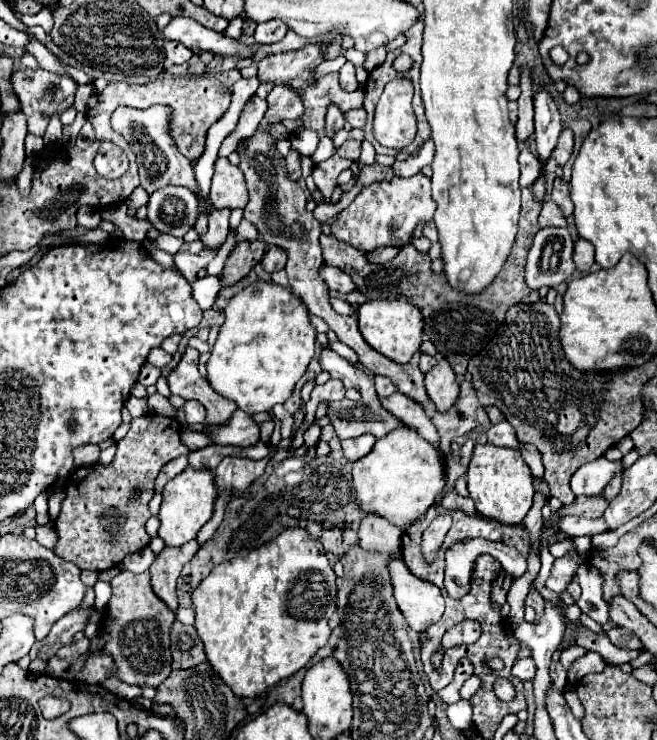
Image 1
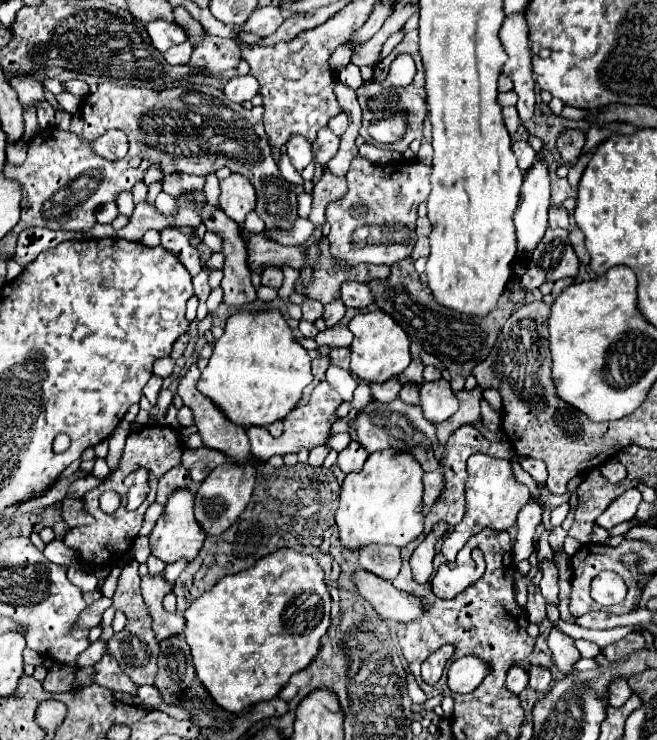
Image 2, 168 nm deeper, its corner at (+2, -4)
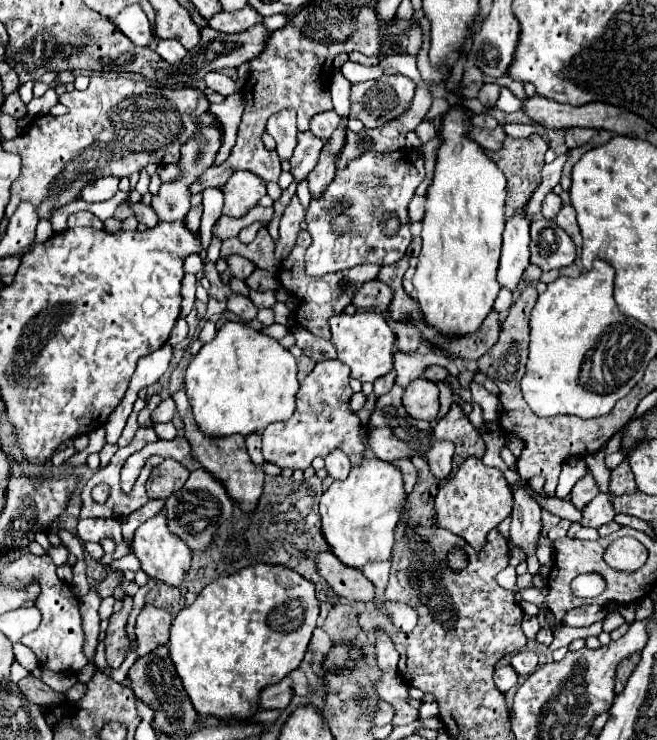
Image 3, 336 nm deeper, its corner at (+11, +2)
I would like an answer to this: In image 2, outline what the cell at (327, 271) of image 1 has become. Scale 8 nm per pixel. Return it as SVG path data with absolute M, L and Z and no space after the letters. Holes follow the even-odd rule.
M345 282L341 284L341 300L347 308L365 308L367 304L373 302L373 296L369 292L369 288L361 282Z

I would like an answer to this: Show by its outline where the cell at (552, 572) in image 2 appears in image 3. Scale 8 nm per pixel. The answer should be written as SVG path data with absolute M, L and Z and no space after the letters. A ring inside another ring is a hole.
M512 486L514 510L510 524L510 542L526 554L536 552L536 540L542 528L540 504L526 492L524 486Z

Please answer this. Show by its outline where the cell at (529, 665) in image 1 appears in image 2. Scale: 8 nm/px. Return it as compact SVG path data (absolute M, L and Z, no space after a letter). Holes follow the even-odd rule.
M517 664L513 668L509 668L509 672L507 672L507 688L513 694L523 692L527 688L527 684L529 684L529 676L527 676L527 670L525 668L521 668Z

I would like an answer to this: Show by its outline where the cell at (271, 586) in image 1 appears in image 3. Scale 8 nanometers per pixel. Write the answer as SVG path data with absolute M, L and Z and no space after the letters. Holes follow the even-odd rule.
M252 564L232 576L208 584L192 606L178 612L168 642L170 658L176 664L176 672L196 712L202 716L234 720L254 716L258 712L260 690L280 682L300 666L316 628L318 612L314 584L284 566Z

